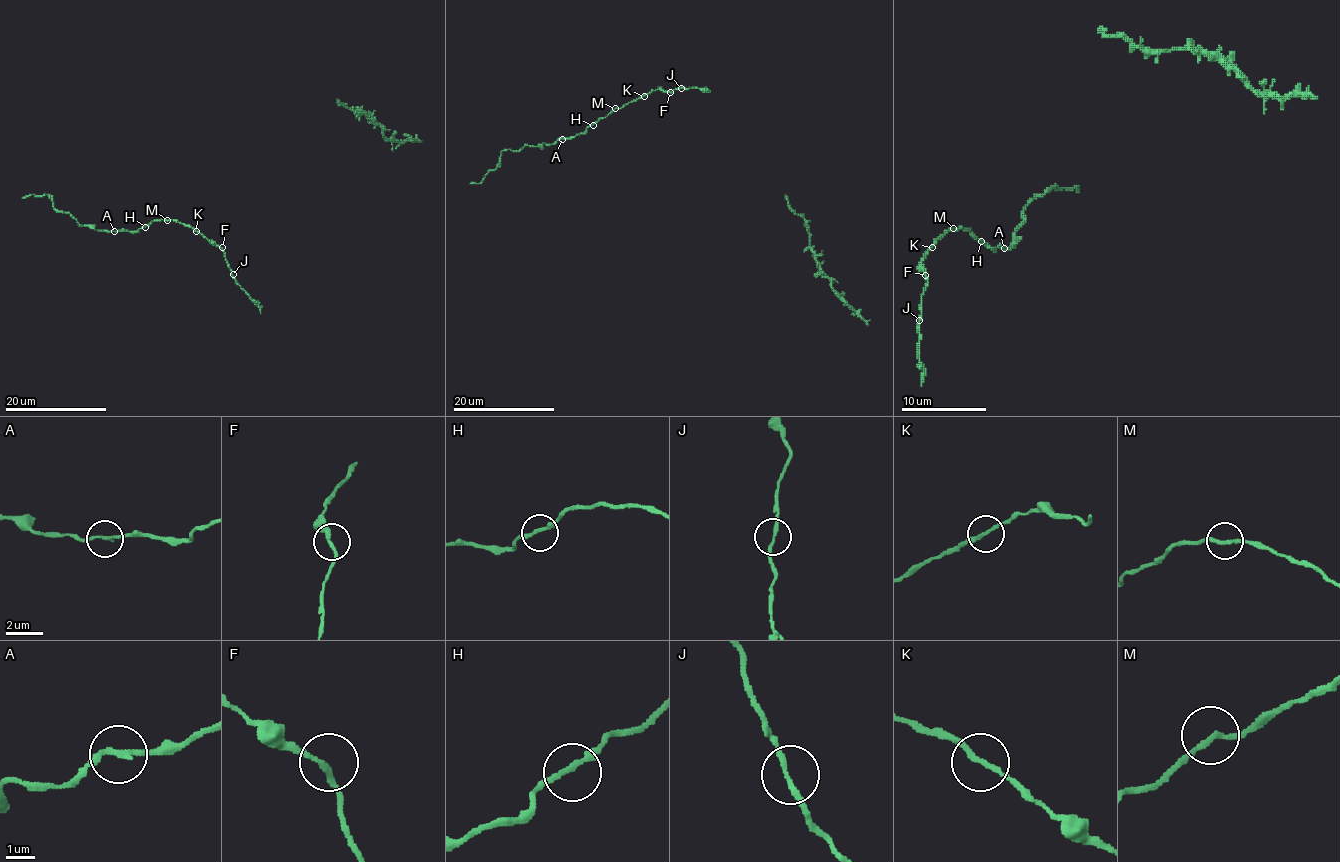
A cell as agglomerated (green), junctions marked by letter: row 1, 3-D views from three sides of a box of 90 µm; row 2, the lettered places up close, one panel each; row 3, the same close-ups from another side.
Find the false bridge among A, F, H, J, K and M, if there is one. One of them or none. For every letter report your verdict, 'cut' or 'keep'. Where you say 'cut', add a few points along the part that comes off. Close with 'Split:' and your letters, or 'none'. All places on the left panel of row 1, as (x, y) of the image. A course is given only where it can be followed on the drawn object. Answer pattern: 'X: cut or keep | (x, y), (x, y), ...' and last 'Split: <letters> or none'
A: keep
F: keep
H: keep
J: keep
K: keep
M: keep
Split: none

